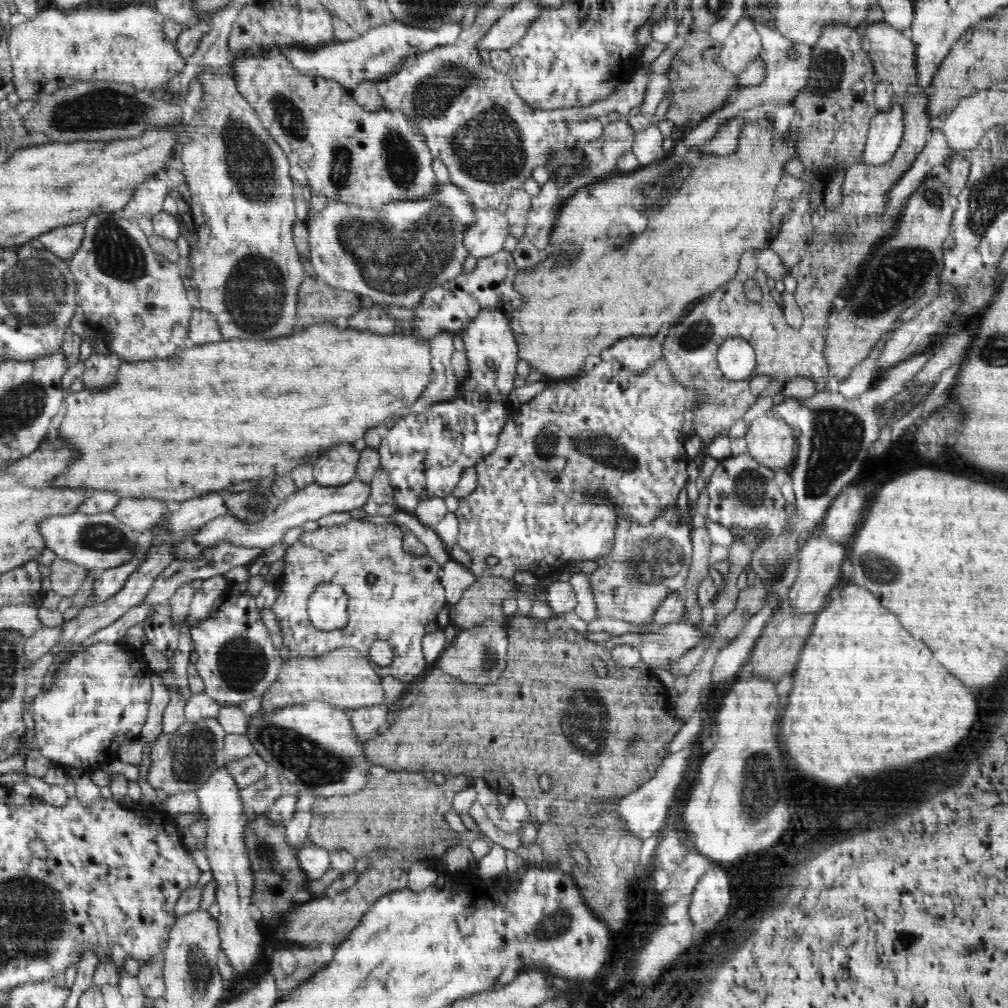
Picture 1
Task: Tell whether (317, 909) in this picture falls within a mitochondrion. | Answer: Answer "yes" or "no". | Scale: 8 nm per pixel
no

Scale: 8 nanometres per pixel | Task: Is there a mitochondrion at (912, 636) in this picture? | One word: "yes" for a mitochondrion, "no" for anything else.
no

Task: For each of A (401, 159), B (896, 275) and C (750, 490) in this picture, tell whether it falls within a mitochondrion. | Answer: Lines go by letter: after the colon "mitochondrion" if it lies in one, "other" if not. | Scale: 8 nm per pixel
A: mitochondrion
B: mitochondrion
C: mitochondrion

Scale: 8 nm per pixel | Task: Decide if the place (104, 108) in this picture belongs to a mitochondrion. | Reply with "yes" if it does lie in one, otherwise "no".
yes

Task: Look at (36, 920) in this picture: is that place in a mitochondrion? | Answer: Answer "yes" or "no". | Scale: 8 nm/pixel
yes

